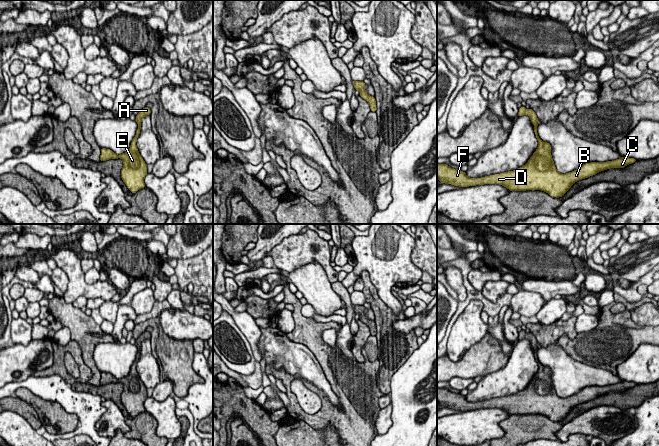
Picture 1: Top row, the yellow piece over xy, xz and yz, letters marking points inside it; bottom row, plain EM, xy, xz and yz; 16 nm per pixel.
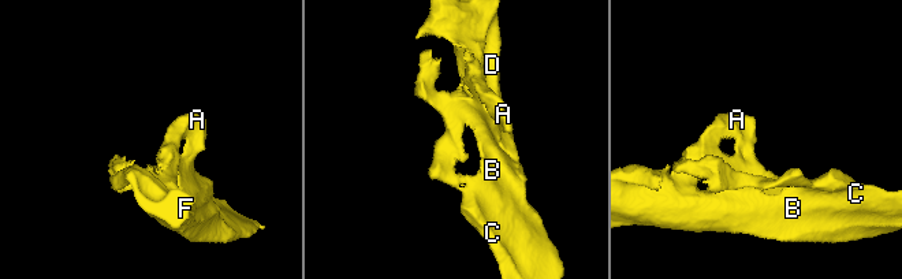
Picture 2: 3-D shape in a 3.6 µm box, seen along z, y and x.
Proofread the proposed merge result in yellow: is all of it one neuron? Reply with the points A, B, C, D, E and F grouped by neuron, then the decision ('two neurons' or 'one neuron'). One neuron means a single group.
A B C D E F; one neuron

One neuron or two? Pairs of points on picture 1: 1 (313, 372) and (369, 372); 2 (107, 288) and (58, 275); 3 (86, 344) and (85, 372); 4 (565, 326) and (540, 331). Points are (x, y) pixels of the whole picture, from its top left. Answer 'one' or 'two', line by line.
1: two
2: two
3: two
4: one

